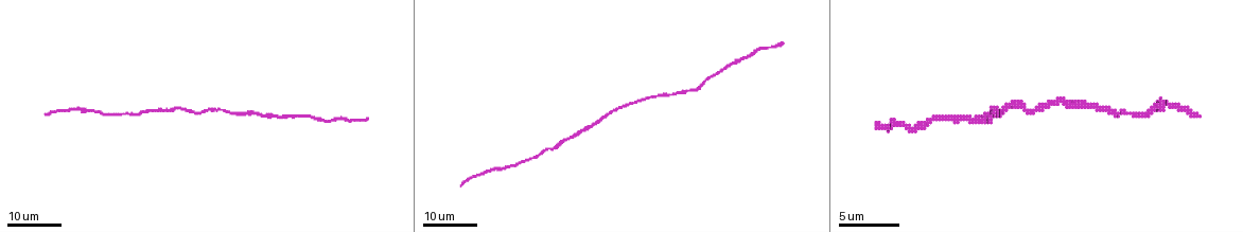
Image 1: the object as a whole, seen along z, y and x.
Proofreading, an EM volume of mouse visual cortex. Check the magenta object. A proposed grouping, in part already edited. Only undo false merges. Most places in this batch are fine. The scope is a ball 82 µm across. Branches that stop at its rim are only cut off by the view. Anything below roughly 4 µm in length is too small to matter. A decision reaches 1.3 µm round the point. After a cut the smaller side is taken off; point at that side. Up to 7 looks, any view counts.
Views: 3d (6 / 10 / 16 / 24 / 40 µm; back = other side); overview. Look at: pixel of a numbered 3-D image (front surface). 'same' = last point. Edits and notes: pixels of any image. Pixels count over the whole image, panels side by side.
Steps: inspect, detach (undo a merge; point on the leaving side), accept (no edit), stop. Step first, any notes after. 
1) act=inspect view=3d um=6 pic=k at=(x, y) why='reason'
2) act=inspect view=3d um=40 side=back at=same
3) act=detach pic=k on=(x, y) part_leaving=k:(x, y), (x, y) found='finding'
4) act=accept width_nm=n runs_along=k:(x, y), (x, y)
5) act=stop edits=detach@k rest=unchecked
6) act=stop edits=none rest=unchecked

act=inspect view=3d um=24 pic=1 at=(154, 109) why='thin neck'

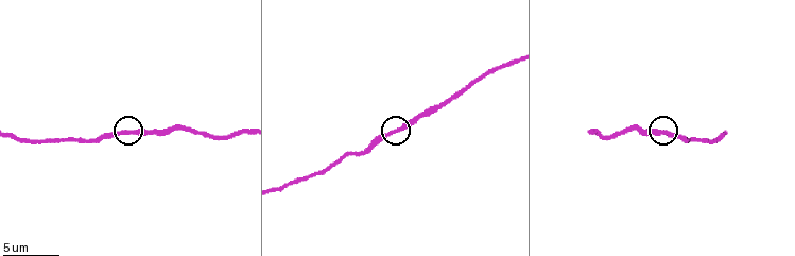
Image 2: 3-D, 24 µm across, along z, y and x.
act=inspect view=3d um=6 pic=2 at=(662, 133) why='closer look'

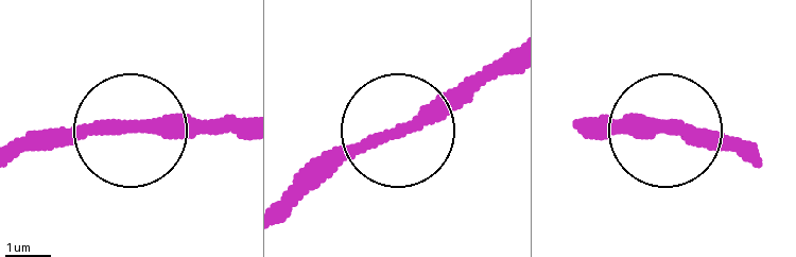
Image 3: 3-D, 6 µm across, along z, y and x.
act=inspect view=3d um=6 side=back pic=3 at=(396, 129)

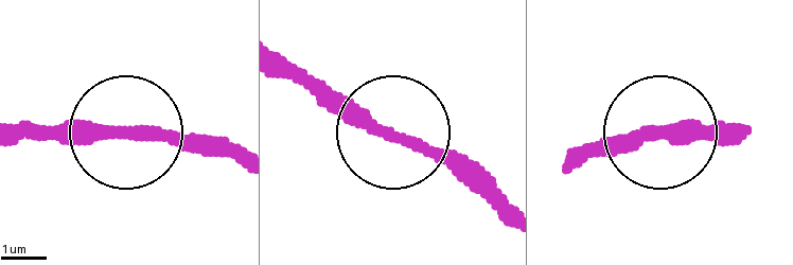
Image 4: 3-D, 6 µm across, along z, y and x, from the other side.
act=accept width_nm=270 found='one cell here'

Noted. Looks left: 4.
act=inspect view=3d um=16 pic=1 at=(493, 170) why='thick turns thin'

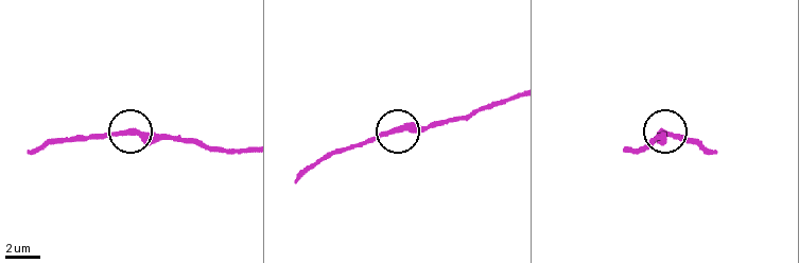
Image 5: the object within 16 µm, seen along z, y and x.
act=inspect view=3d um=6 pic=5 at=(393, 130)

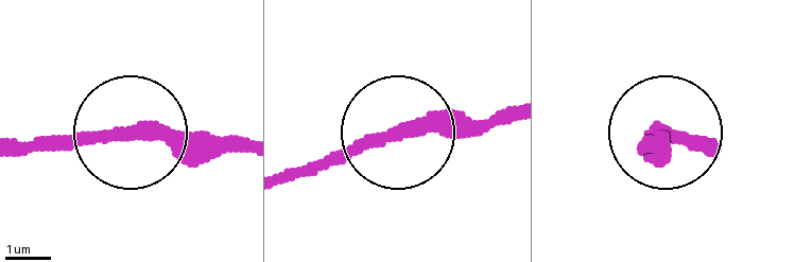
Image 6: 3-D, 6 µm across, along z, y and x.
act=accept runs_along=6:(512, 110), (375, 137), (283, 172) found='one cell here'

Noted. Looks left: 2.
act=inspect view=3d um=16 pic=2 at=(600, 135)

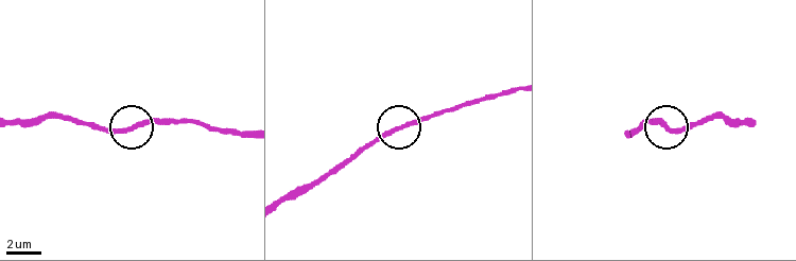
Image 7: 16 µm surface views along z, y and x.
act=inspect view=3d um=16 side=back pic=7 at=(399, 126)

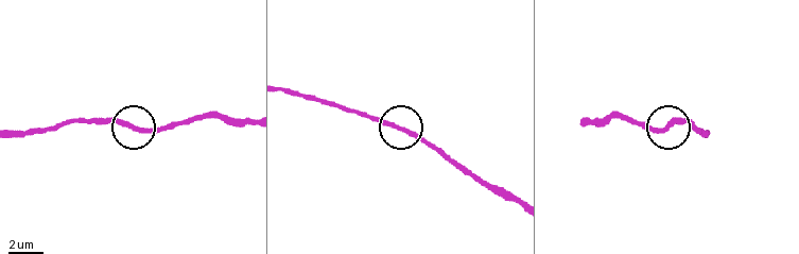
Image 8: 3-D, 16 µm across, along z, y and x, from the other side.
act=accept side_arm_um=37 found='all the same cell'

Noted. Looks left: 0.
act=stop edits=none rest=unchecked

